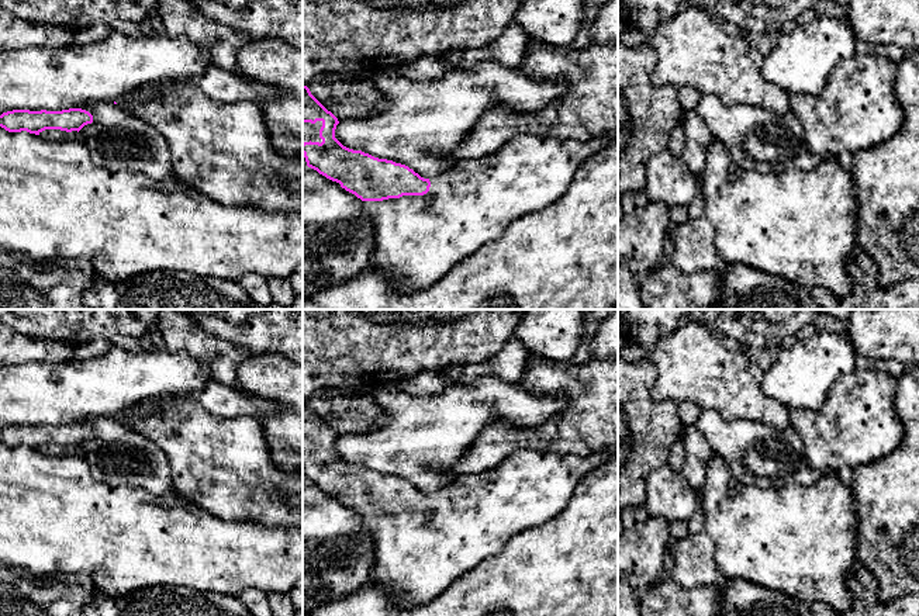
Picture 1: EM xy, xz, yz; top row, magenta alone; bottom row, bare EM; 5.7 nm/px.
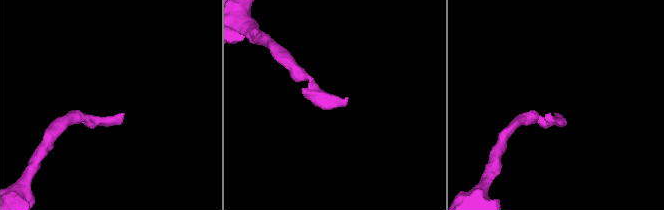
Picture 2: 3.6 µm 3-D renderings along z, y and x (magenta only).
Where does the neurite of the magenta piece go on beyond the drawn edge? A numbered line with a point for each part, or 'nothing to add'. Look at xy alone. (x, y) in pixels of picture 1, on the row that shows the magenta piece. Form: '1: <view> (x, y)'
nothing to add

